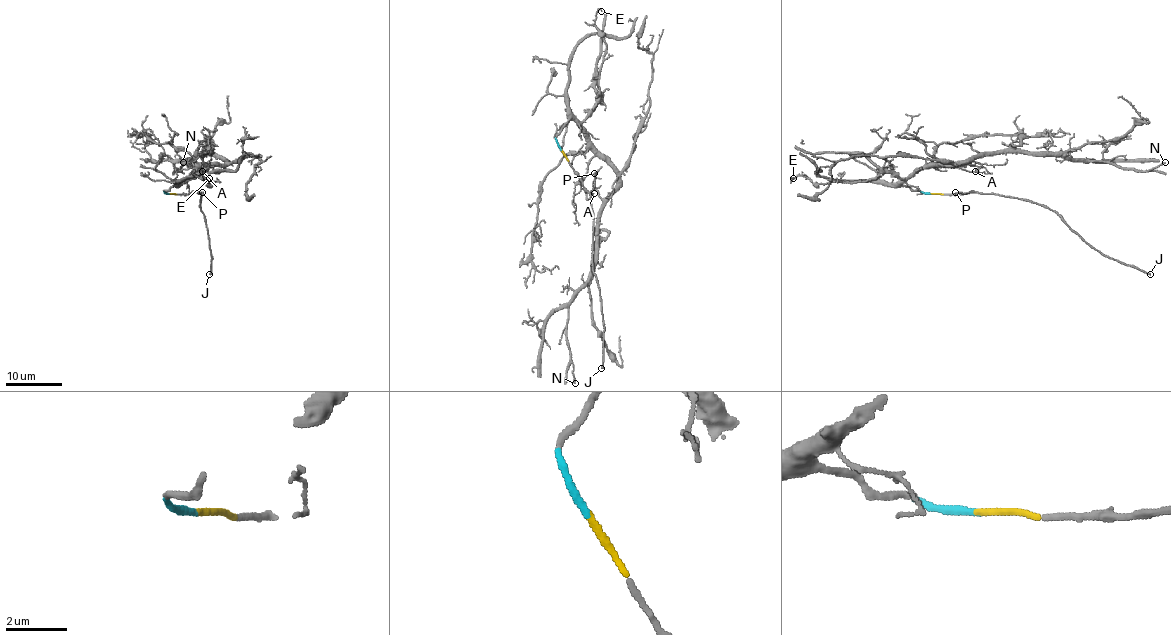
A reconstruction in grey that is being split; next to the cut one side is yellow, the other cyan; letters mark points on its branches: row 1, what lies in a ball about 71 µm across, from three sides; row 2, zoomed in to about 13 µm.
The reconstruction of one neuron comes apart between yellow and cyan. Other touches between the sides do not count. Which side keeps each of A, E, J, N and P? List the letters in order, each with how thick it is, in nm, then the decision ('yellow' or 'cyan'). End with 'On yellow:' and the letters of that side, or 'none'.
A: calibre 100 nm; cyan
E: calibre 70 nm; cyan
J: calibre 200 nm; yellow
N: calibre 180 nm; cyan
P: calibre 140 nm; yellow
On yellow: J, P

